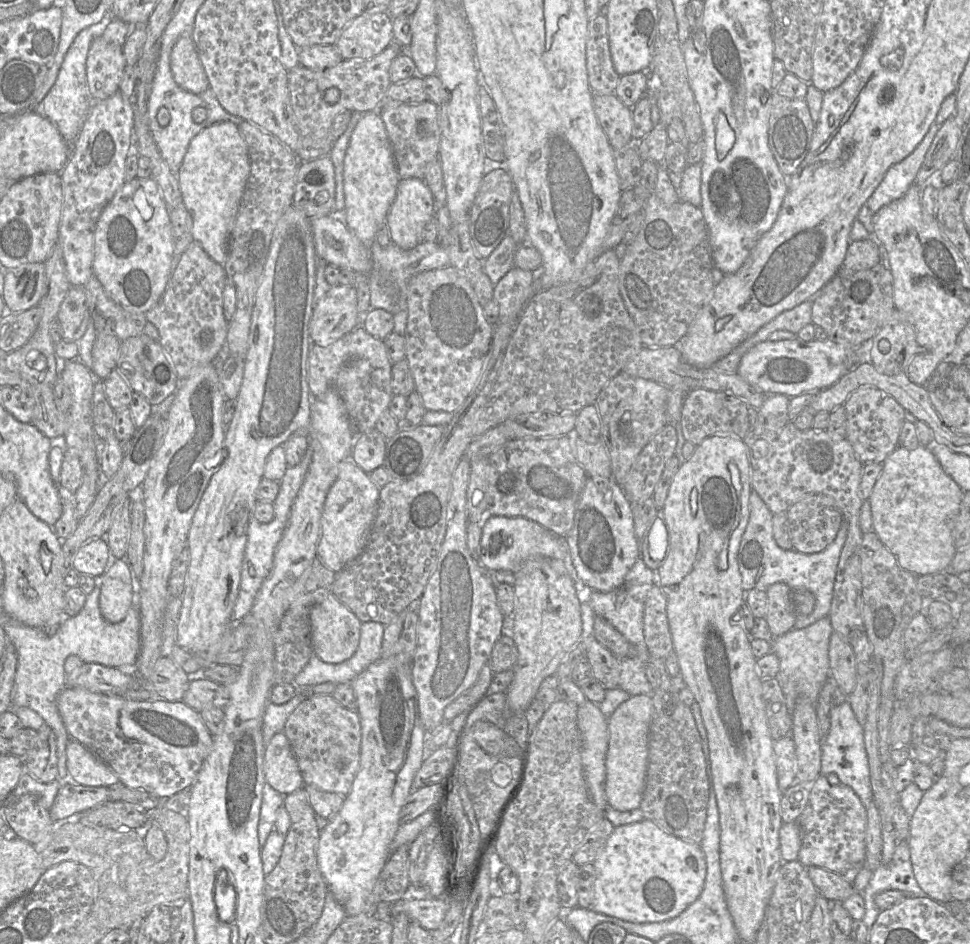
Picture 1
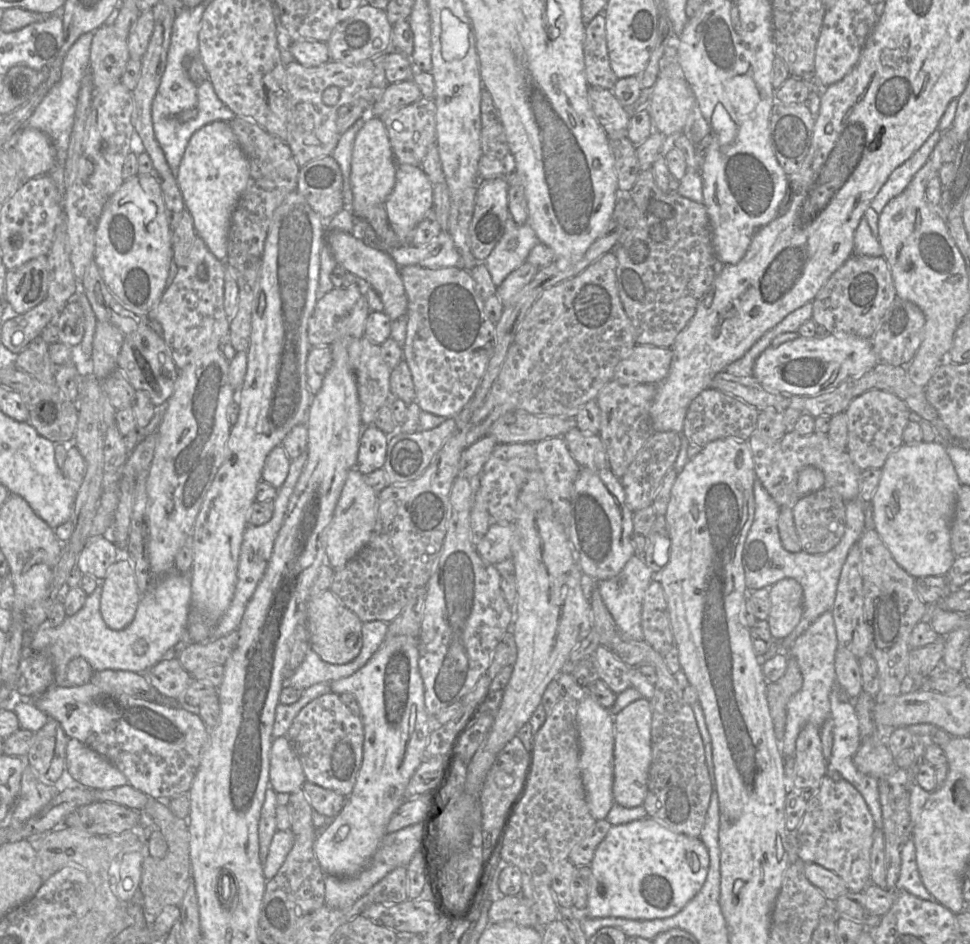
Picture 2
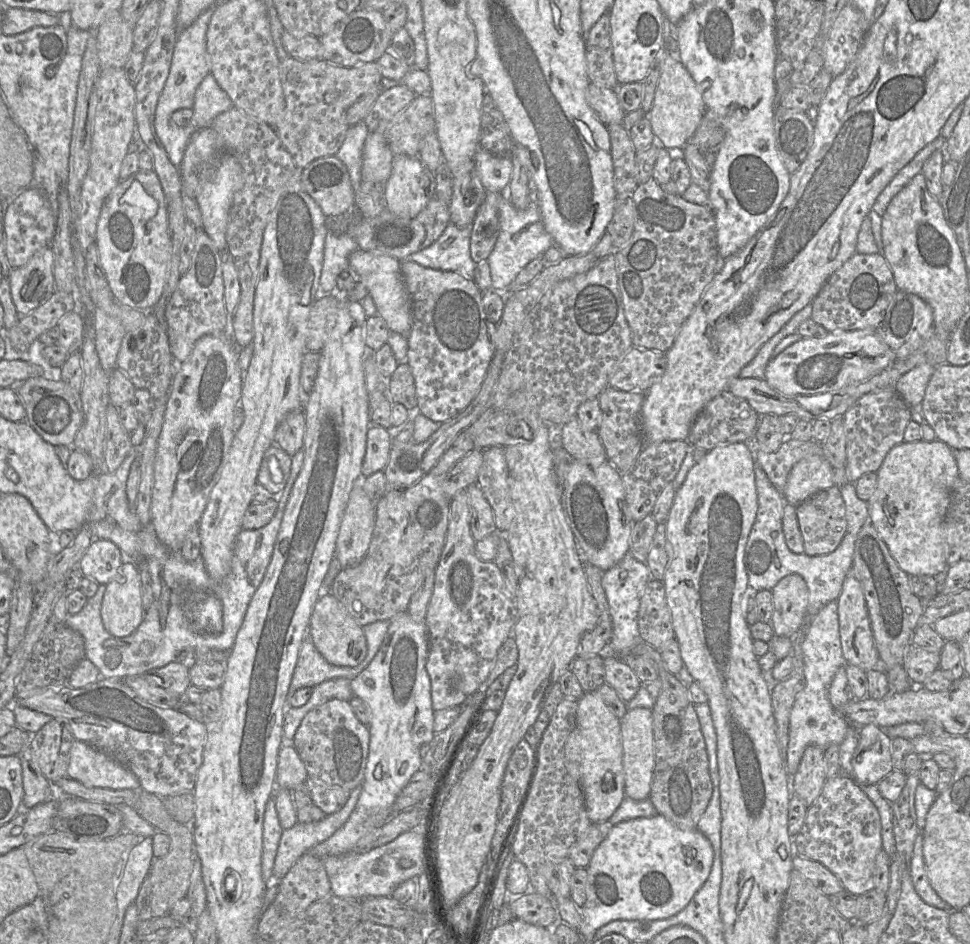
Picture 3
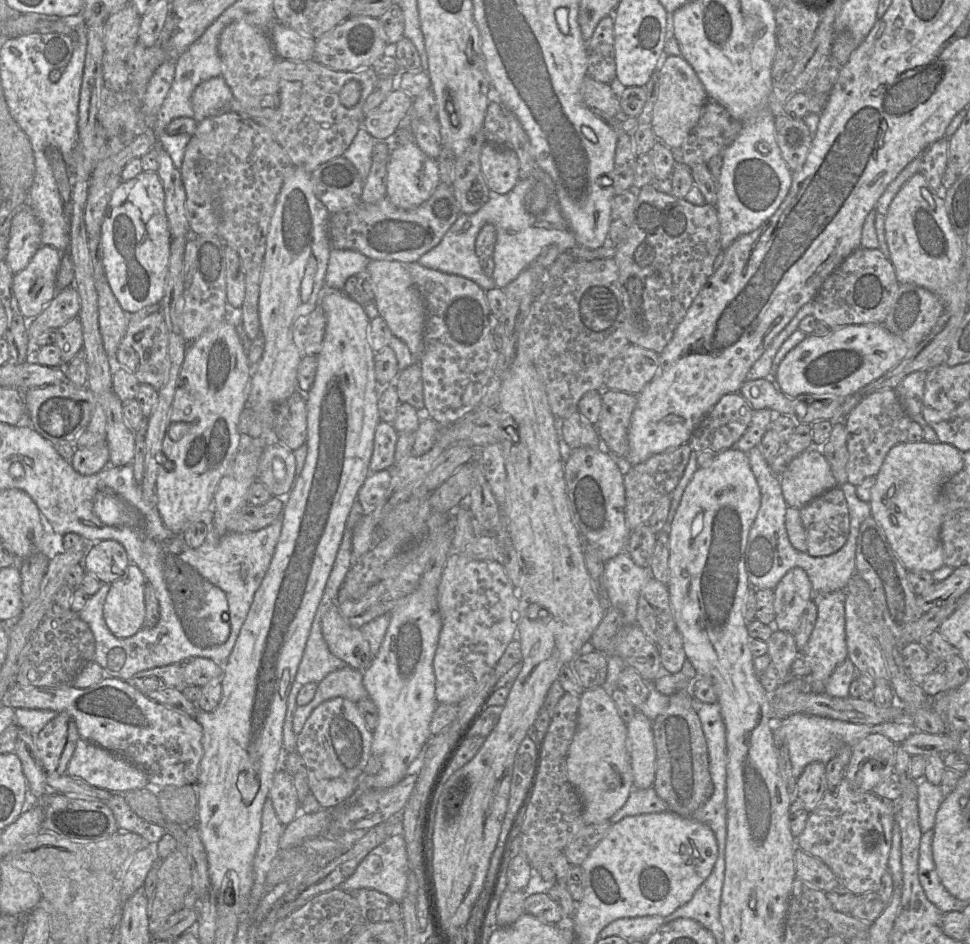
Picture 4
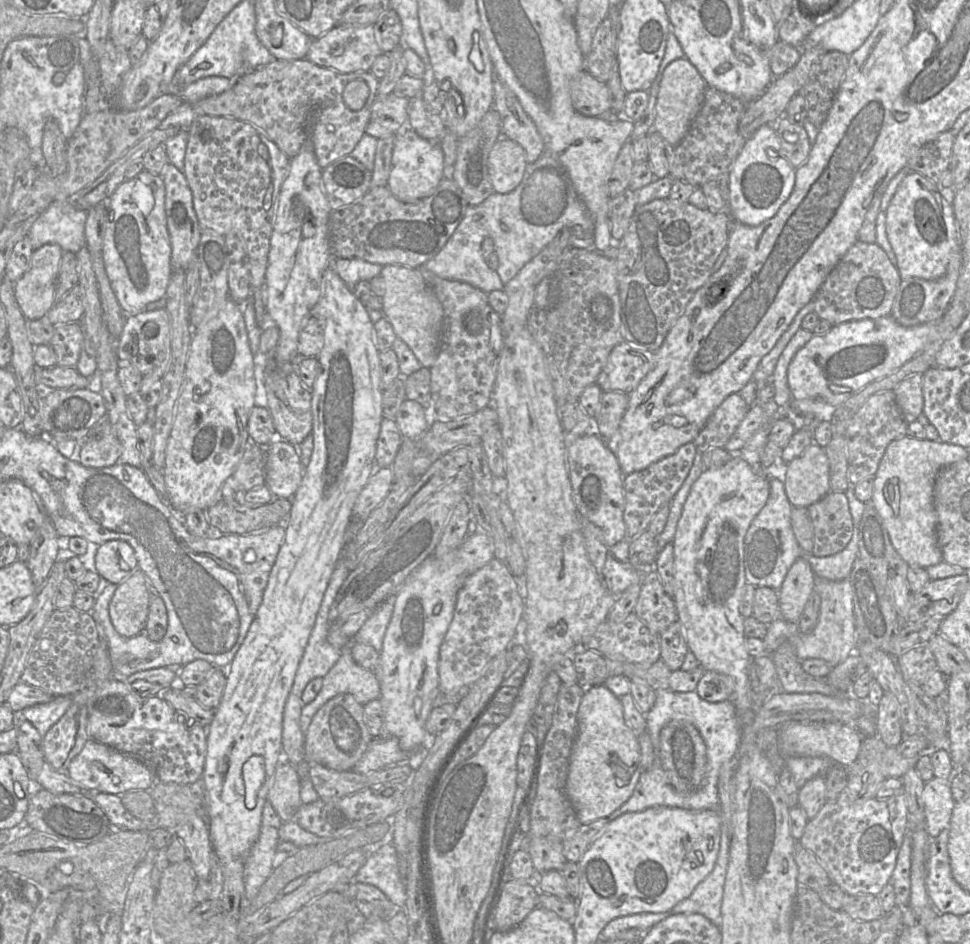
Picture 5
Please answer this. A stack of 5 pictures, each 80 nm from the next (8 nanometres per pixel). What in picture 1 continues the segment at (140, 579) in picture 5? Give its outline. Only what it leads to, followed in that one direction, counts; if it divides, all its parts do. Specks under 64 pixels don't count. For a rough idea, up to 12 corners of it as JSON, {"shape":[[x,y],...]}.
{"shape":[[130,565],[103,574],[99,598],[106,621],[118,623],[138,590]]}

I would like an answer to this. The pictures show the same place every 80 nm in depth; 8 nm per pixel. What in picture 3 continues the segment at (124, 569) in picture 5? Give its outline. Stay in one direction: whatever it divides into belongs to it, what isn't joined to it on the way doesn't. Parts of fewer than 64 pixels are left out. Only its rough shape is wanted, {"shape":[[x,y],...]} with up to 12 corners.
{"shape":[[94,538],[78,567],[107,584],[119,572],[121,550]]}

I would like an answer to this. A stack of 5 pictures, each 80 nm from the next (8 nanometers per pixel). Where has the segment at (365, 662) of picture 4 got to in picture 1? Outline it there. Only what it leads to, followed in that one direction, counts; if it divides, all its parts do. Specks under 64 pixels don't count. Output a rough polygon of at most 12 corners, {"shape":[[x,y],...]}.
{"shape":[[332,592],[310,608],[313,651],[354,655],[361,622]]}

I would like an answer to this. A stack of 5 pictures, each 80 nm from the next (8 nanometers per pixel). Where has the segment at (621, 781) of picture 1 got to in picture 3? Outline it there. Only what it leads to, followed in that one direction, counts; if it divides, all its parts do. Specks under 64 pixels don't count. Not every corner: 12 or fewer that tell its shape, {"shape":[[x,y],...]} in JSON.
{"shape":[[652,710],[620,719],[624,793],[650,795],[654,761]]}

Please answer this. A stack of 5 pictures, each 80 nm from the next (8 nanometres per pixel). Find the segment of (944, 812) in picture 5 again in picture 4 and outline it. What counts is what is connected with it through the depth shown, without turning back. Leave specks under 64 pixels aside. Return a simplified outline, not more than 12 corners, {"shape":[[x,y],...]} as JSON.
{"shape":[[917,782],[921,832],[933,829],[945,797],[939,785]]}

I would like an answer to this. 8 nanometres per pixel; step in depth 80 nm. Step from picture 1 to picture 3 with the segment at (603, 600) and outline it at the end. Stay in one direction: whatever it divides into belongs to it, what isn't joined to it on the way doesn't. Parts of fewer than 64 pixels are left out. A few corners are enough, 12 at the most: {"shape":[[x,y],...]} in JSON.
{"shape":[[629,552],[603,572],[612,621],[604,654],[625,657],[642,641],[638,611],[651,579]]}

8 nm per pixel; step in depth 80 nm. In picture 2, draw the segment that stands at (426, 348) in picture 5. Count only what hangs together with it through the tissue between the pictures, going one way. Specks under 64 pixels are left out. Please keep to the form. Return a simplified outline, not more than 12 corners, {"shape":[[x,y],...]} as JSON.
{"shape":[[327,231],[338,266],[379,295],[391,320],[407,313],[400,268],[353,234]]}

